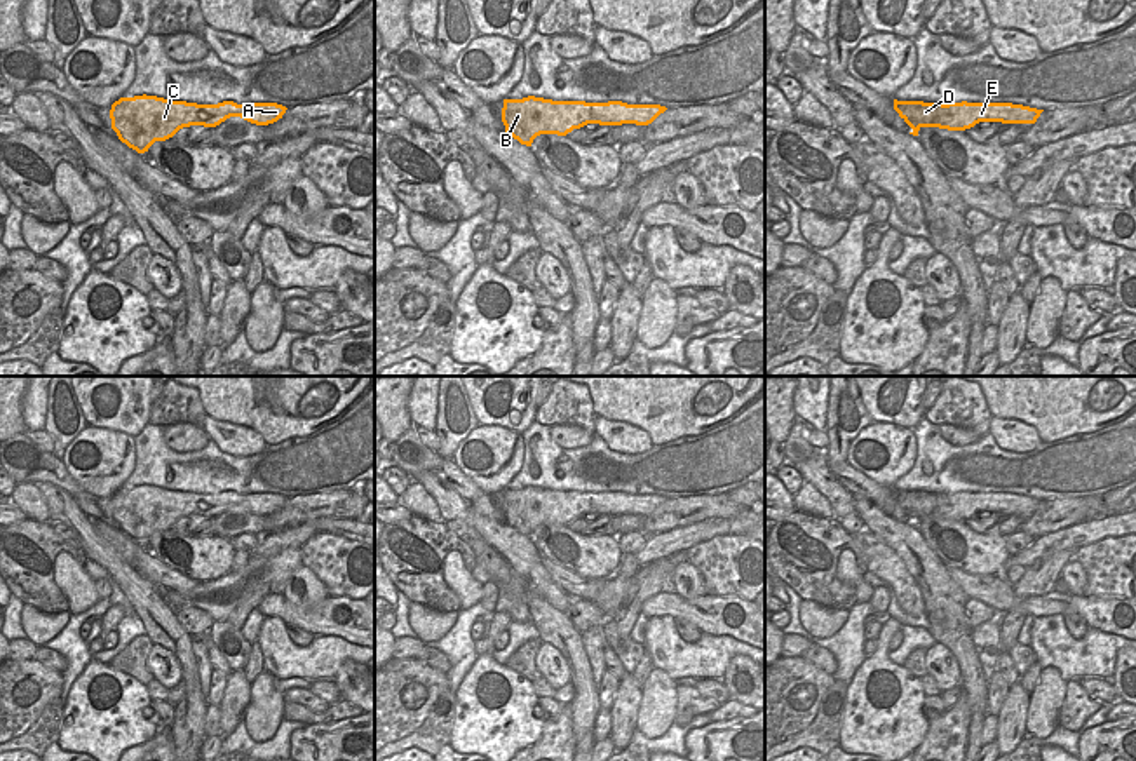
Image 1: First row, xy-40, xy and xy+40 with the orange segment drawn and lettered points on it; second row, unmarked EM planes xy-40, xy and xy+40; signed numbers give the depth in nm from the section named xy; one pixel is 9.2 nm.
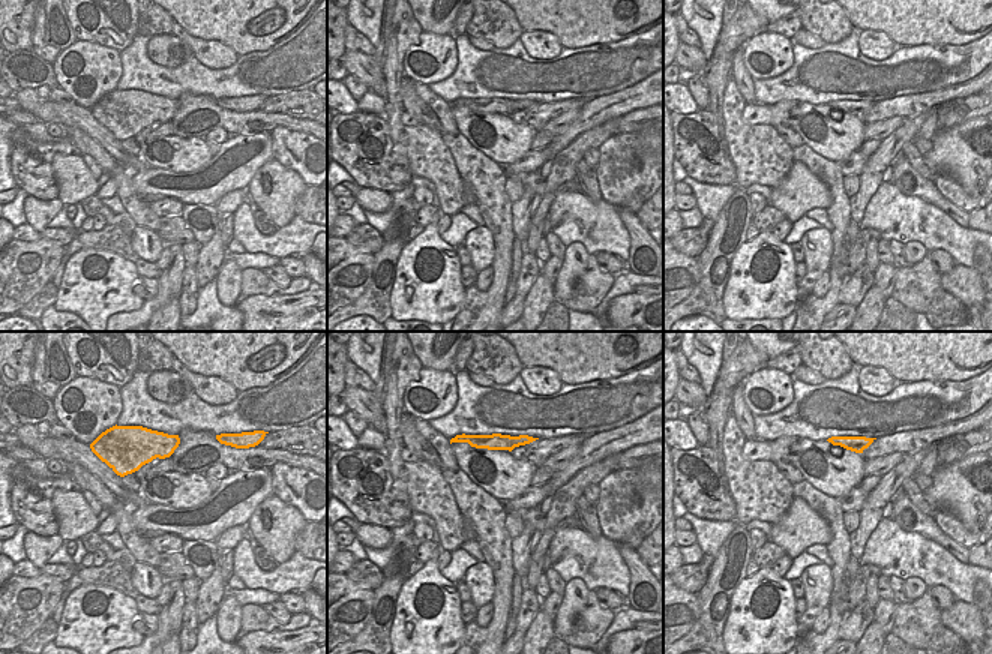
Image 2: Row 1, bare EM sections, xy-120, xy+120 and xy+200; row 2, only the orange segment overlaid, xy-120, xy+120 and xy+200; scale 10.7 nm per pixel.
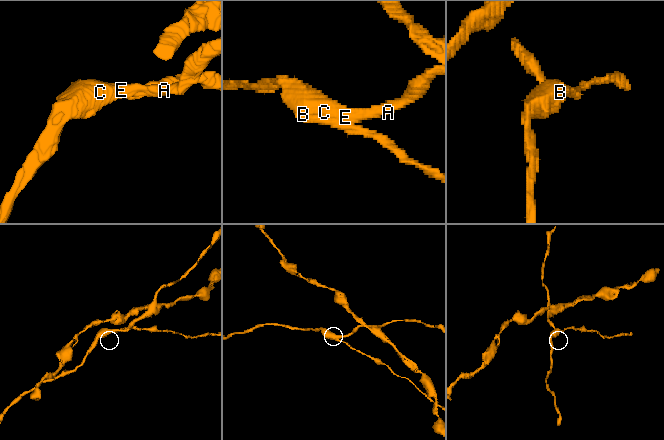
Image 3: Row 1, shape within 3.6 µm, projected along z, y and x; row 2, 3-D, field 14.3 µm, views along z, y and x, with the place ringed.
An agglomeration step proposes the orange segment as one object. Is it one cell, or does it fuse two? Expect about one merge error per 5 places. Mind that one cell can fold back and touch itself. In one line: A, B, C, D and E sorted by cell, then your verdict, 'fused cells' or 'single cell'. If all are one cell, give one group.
A B C E / D | fused cells

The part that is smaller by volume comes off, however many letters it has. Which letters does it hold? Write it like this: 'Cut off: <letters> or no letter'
Cut off: D

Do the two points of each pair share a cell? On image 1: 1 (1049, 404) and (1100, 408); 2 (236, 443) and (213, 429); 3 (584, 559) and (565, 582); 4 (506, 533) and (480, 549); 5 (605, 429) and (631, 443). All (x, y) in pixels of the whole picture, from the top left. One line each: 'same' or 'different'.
1: same
2: same
3: different
4: different
5: same

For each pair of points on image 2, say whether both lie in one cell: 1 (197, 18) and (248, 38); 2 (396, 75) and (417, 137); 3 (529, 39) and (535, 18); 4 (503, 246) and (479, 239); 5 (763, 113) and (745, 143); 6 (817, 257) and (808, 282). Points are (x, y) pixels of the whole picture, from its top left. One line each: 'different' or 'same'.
1: same
2: same
3: different
4: different
5: different
6: same

